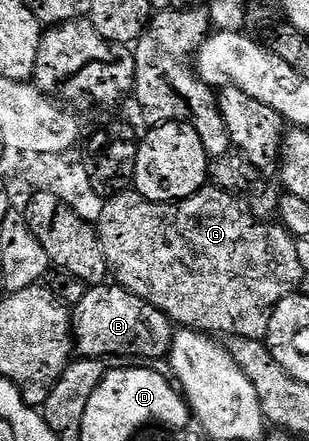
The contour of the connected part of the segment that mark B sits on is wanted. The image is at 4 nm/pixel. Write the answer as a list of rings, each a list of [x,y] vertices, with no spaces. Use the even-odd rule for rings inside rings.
[[[93,285],[71,311],[71,334],[78,356],[108,360],[109,355],[138,355],[138,360],[164,360],[173,344],[174,324],[155,305],[120,285]]]

